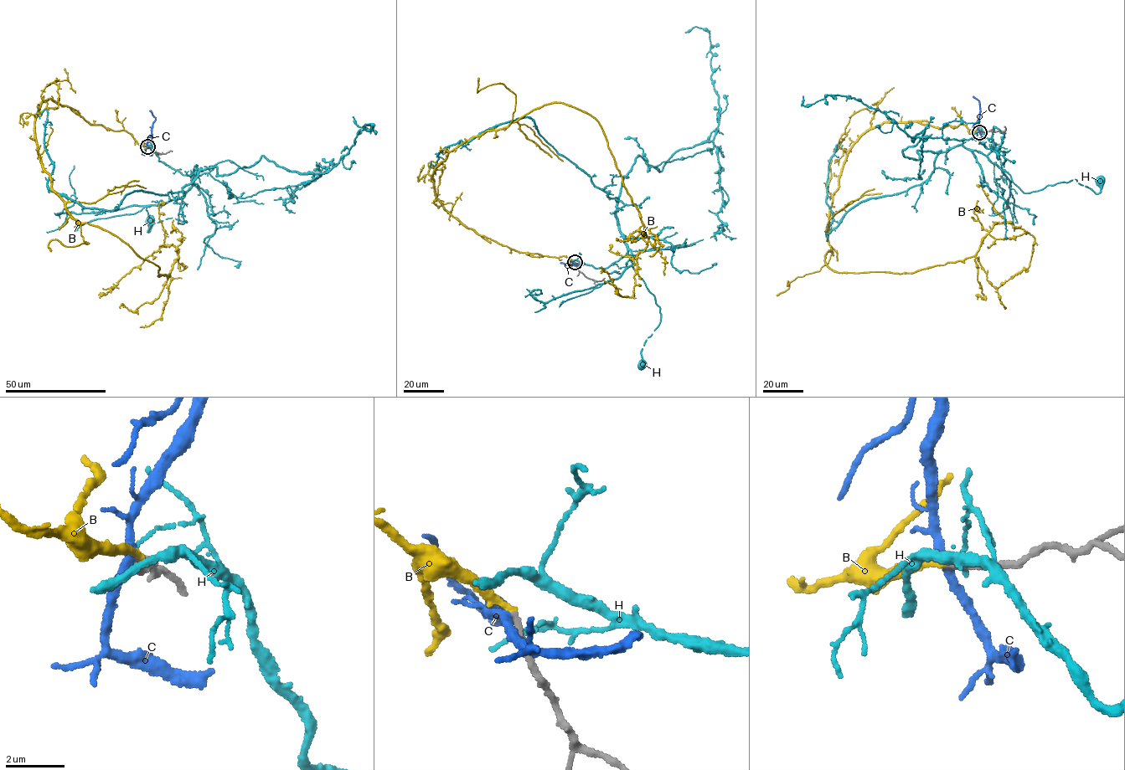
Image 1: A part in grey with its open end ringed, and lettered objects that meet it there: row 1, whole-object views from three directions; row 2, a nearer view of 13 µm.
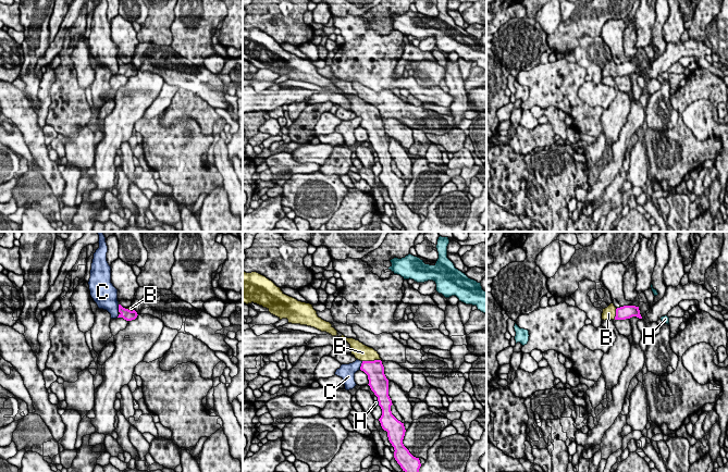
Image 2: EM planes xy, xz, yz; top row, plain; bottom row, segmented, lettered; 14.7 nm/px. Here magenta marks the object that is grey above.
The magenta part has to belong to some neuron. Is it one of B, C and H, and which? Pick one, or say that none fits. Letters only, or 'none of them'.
B

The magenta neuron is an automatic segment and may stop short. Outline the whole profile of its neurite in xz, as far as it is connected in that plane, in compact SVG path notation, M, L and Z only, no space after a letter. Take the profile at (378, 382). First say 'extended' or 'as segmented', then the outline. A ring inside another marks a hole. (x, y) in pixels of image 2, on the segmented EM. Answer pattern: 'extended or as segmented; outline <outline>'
extended; outline M340 336L345 339L351 348L351 355L360 360L360 370L368 375L369 386L378 397L379 406L382 409L382 415L379 419L381 426L387 432L387 437L394 447L394 458L405 472L419 472L421 467L419 458L414 457L404 446L405 436L404 423L398 421L391 411L392 400L388 396L388 380L384 374L380 355L373 348L370 348L359 340Z

